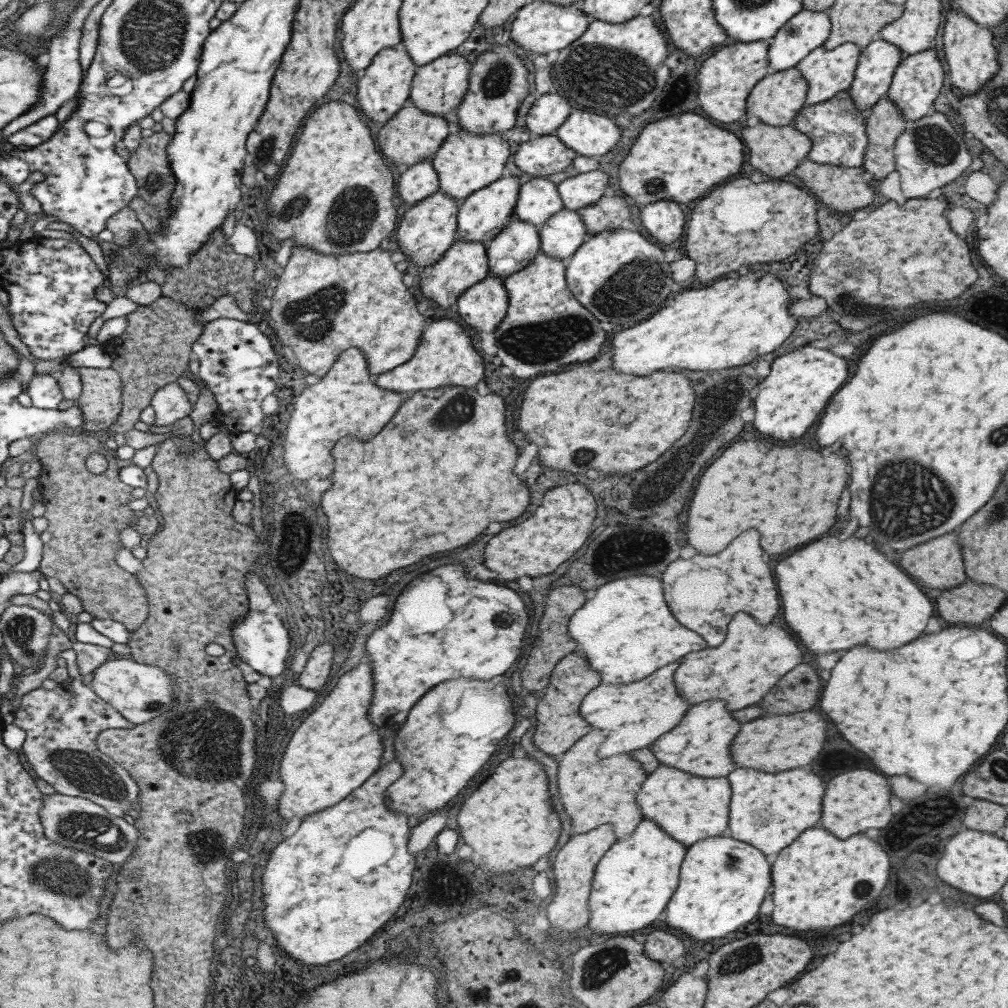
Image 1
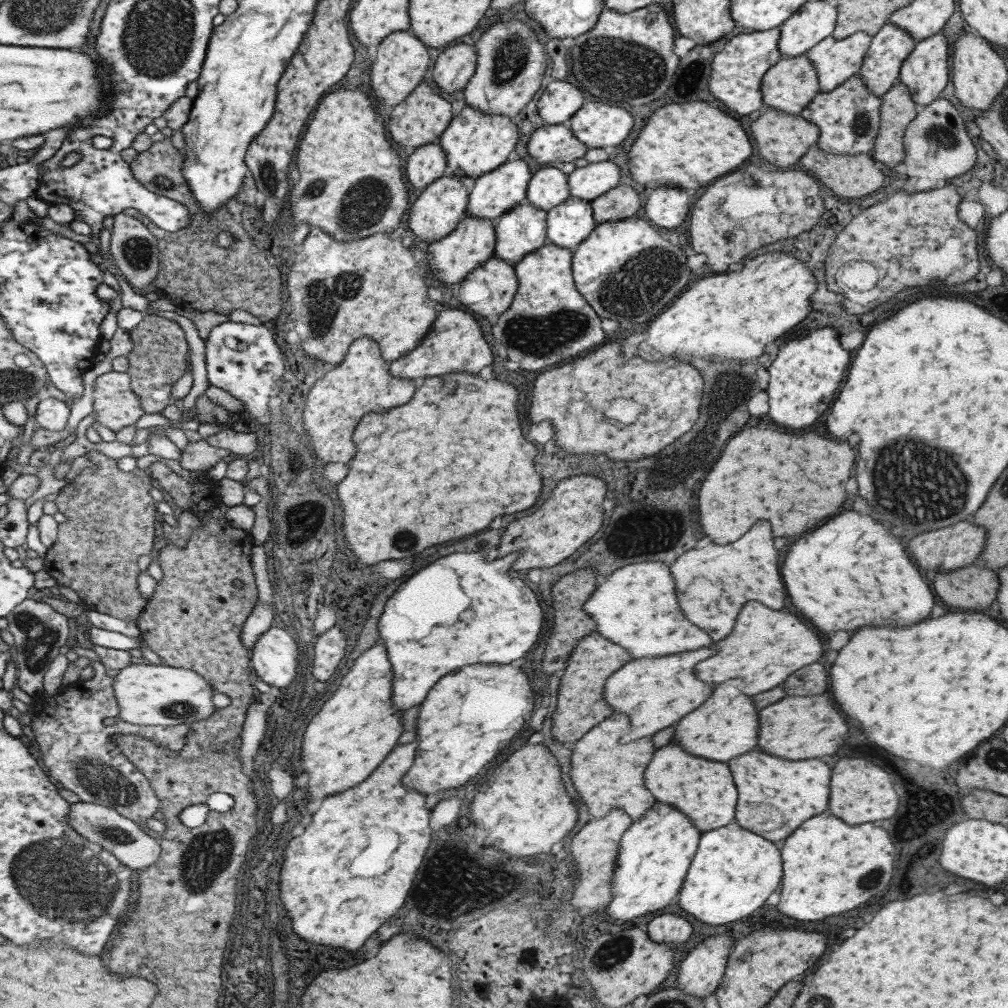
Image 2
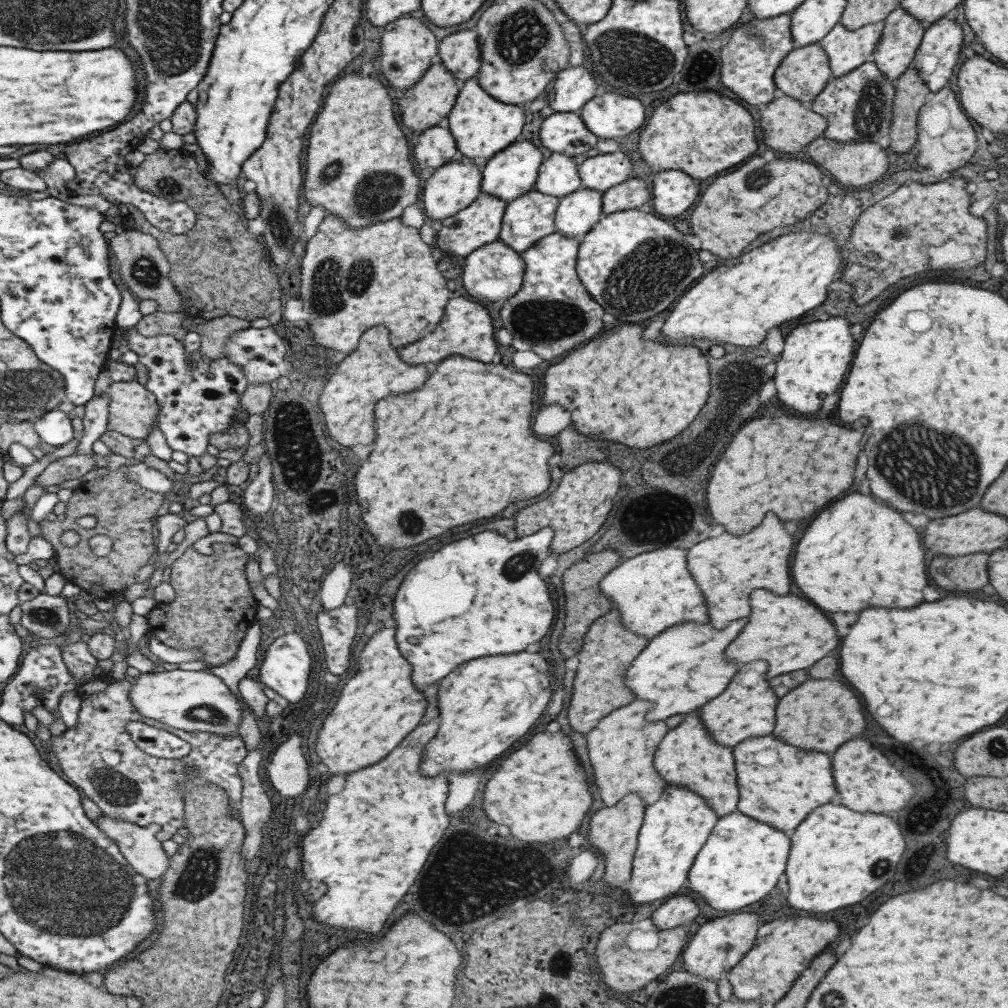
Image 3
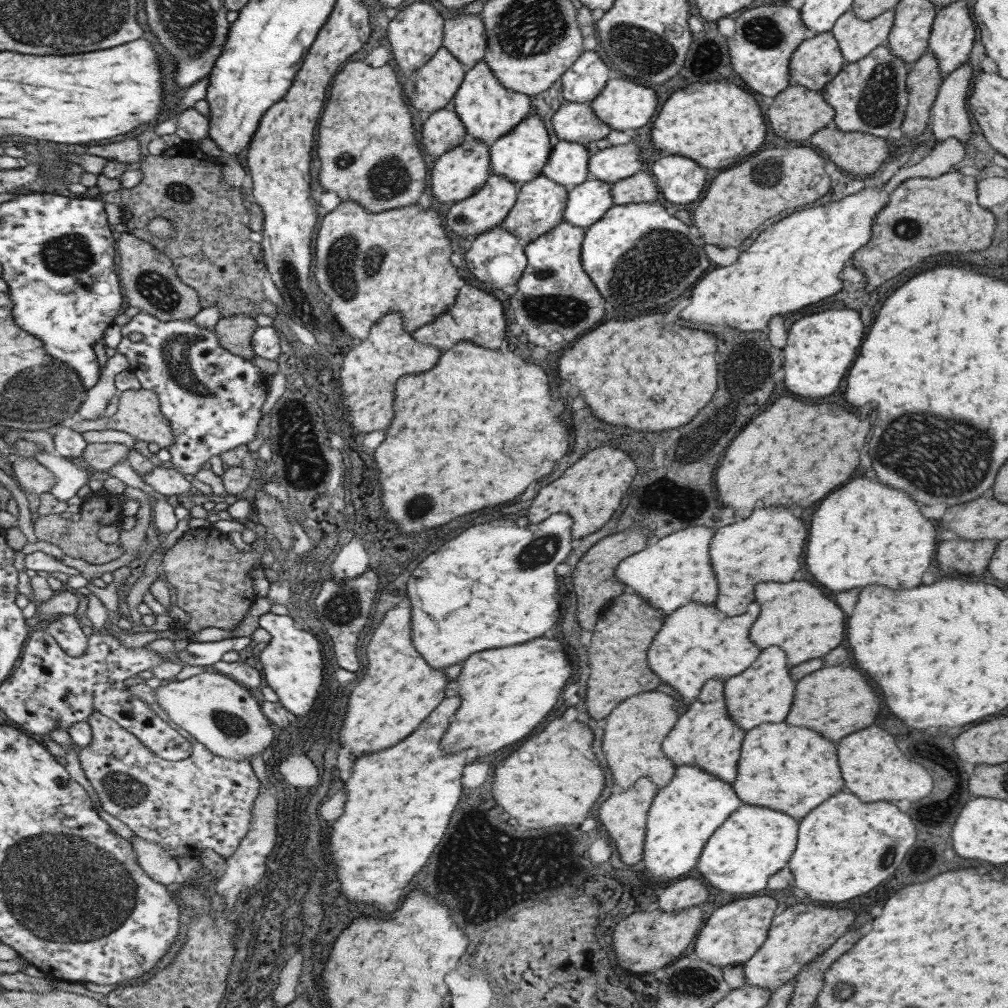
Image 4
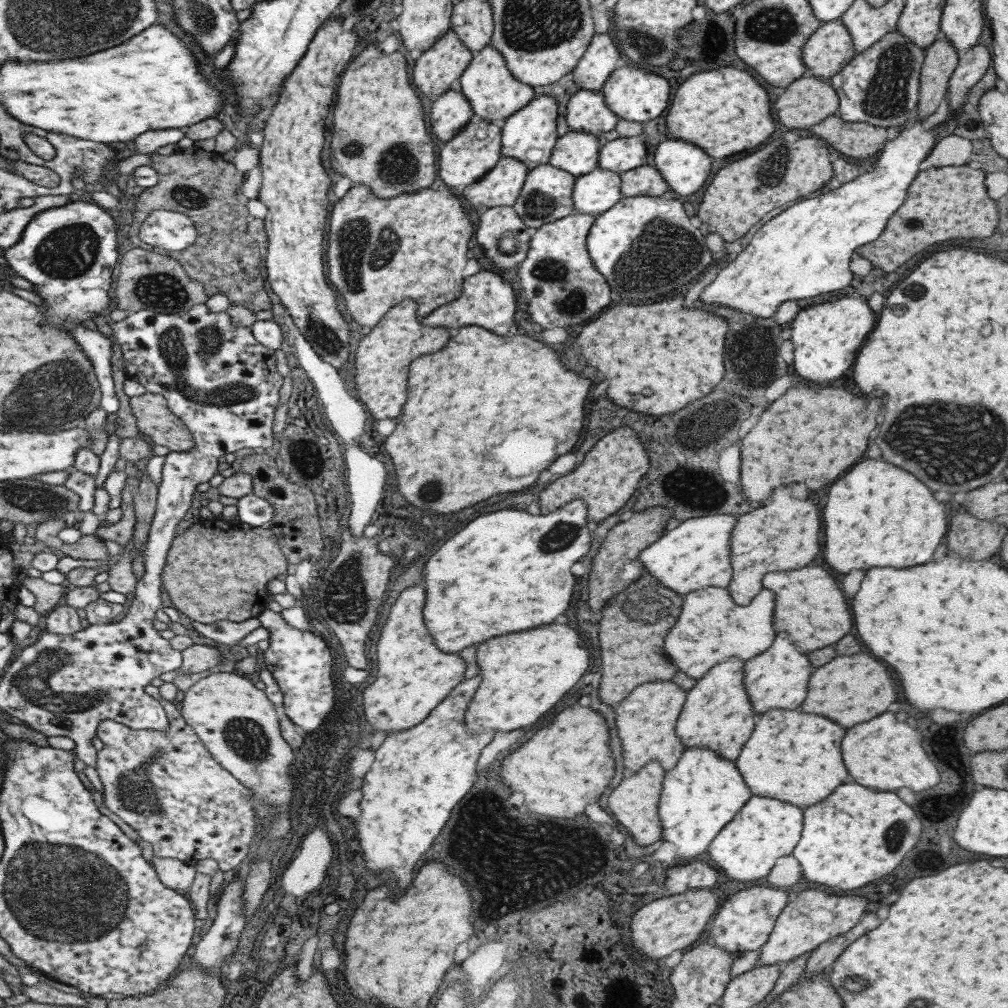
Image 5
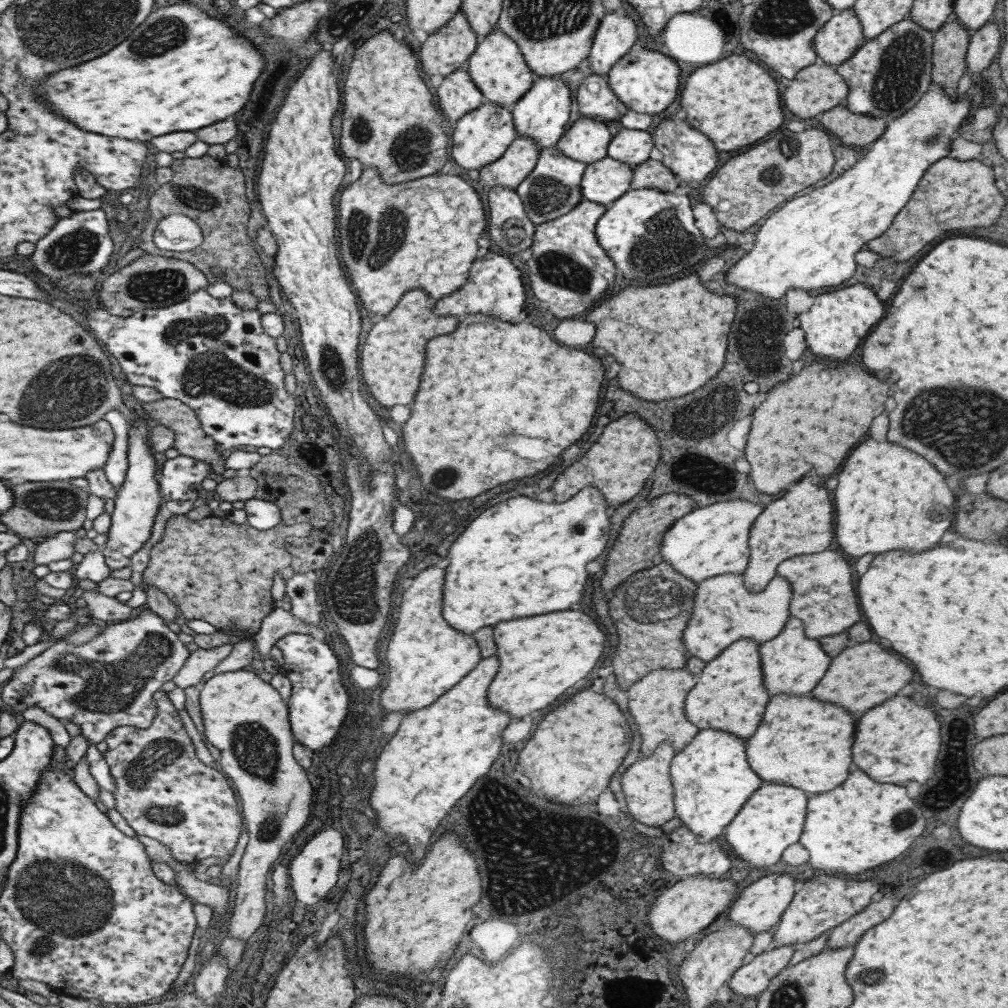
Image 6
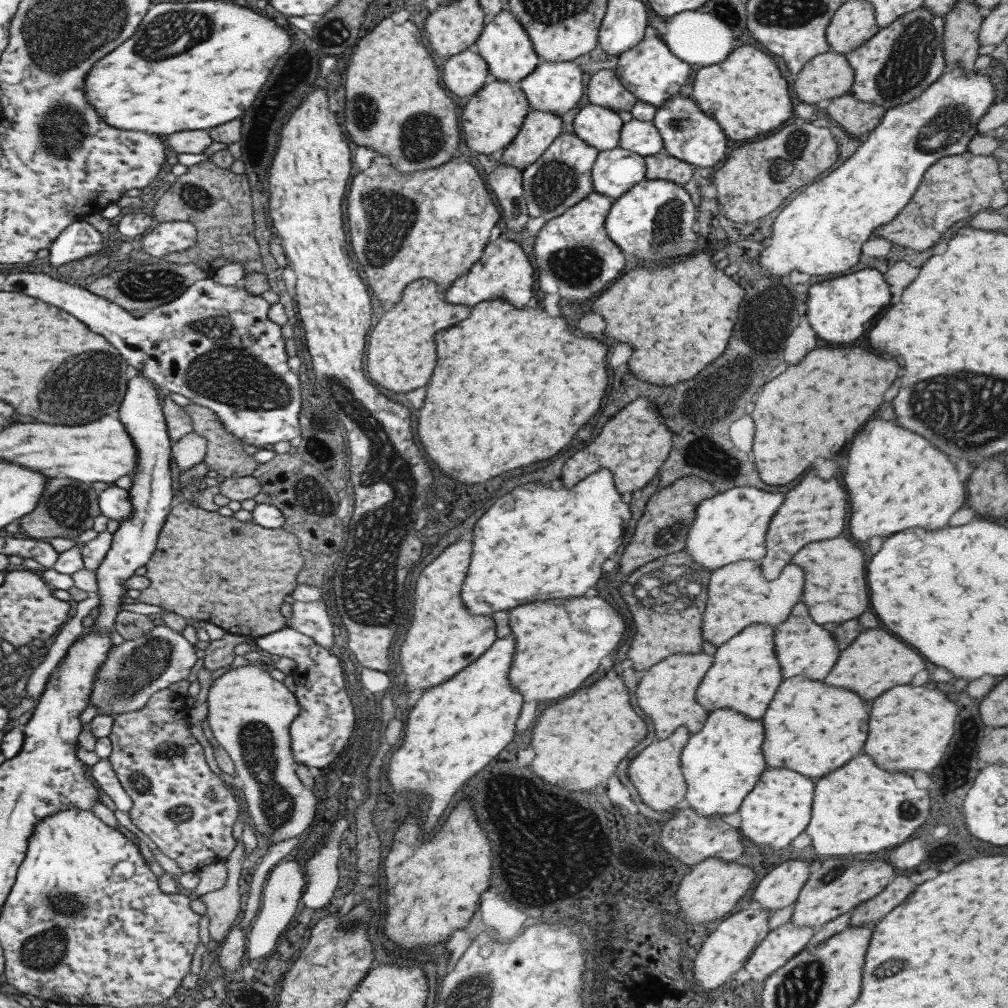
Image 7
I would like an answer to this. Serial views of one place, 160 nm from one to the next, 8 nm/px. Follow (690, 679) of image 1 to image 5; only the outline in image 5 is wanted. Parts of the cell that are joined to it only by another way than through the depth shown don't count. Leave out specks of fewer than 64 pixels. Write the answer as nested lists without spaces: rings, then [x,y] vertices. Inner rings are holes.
[[[805,566],[801,570],[789,570],[789,572],[771,572],[761,579],[762,588],[767,588],[775,596],[775,610],[773,610],[772,627],[775,633],[787,633],[790,641],[807,654],[812,650],[819,650],[823,646],[829,646],[843,638],[851,628],[851,616],[847,610],[847,604],[843,600],[841,590],[835,586],[835,578],[821,566]]]

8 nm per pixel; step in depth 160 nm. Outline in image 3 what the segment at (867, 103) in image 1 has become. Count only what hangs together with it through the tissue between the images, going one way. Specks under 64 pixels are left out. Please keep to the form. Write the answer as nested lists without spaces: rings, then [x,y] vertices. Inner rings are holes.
[[[902,7],[892,10],[883,22],[871,61],[883,76],[895,80],[913,61],[926,26]]]

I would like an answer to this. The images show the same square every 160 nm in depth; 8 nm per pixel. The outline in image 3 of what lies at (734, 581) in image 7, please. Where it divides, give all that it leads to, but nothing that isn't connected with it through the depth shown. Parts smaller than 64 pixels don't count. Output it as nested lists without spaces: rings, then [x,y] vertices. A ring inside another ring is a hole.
[[[738,618],[730,622],[725,628],[716,630],[708,622],[680,622],[671,628],[666,628],[659,636],[654,636],[651,642],[643,648],[643,652],[638,654],[626,668],[624,672],[624,682],[626,687],[634,694],[637,700],[647,700],[651,702],[651,710],[647,710],[644,718],[647,722],[657,722],[673,716],[673,714],[687,715],[696,708],[711,701],[725,690],[727,683],[731,680],[739,664],[728,662],[722,654],[727,645],[739,634],[747,618]]]

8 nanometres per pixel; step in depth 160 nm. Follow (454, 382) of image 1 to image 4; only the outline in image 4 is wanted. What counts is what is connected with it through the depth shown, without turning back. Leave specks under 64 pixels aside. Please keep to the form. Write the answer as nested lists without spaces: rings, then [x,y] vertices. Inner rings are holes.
[[[465,285],[458,291],[457,298],[449,310],[412,331],[411,337],[422,344],[434,346],[441,353],[460,340],[468,340],[485,349],[495,350],[503,342],[503,338],[509,336],[505,325],[501,303],[491,294]]]

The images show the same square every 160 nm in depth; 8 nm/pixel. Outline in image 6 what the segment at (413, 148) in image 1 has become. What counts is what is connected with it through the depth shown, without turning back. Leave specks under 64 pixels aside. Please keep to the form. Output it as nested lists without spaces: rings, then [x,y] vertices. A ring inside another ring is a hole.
[[[461,10],[439,30],[429,34],[420,44],[419,64],[435,82],[443,76],[463,67],[471,56],[479,38],[467,25],[467,19]]]

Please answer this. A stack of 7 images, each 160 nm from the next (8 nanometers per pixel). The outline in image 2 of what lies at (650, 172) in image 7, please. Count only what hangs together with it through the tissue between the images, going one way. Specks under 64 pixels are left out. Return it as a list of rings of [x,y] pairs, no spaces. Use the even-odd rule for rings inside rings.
[[[617,185],[590,201],[597,225],[634,216],[639,204],[638,190],[629,185]]]

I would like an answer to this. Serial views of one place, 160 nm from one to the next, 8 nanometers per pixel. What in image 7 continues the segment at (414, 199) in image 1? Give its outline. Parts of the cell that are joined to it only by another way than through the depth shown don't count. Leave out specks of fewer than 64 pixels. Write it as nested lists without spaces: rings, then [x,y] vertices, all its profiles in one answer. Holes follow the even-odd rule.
[[[468,46],[443,63],[441,82],[449,94],[465,100],[489,80],[487,67],[478,51],[473,46]]]

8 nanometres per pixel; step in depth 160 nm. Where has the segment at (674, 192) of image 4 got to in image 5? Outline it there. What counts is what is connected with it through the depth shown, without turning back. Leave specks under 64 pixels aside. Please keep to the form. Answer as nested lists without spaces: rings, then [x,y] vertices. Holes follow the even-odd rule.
[[[669,136],[657,145],[653,158],[655,170],[679,196],[689,196],[705,184],[713,160],[694,144]]]

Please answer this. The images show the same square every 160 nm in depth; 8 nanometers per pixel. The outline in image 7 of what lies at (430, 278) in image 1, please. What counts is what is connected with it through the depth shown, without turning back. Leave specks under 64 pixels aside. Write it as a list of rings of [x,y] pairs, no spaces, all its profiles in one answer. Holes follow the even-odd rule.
[[[530,110],[513,140],[501,150],[498,162],[523,170],[535,162],[560,133],[560,116],[543,110]]]

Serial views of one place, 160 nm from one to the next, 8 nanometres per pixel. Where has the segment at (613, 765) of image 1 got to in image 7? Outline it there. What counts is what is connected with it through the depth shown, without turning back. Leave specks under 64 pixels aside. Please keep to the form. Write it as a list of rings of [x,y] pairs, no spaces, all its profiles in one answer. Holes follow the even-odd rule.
[[[700,651],[693,654],[672,654],[640,673],[643,676],[635,688],[635,704],[651,720],[655,740],[667,738],[678,726],[686,726],[689,735],[700,730],[708,714],[695,701],[694,692],[712,660],[713,655],[705,655]]]

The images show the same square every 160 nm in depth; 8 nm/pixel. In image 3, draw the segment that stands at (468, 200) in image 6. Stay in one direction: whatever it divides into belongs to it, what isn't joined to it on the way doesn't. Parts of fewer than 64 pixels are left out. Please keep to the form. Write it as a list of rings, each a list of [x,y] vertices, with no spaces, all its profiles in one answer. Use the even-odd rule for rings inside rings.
[[[330,214],[321,220],[317,232],[309,238],[304,249],[298,300],[309,314],[306,327],[317,344],[343,354],[355,350],[358,338],[372,326],[384,326],[389,331],[390,345],[398,349],[418,341],[438,325],[447,301],[457,296],[446,289],[446,280],[433,260],[433,247],[420,240],[418,226],[404,226],[400,218],[351,229]]]

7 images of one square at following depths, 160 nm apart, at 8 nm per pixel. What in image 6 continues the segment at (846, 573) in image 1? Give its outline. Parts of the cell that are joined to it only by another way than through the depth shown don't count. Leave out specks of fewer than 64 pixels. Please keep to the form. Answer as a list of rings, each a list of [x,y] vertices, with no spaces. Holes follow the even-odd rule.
[[[867,438],[847,456],[841,472],[837,474],[837,484],[833,490],[835,544],[847,558],[881,554],[889,550],[905,550],[913,554],[929,550],[939,543],[943,532],[953,526],[955,500],[951,491],[950,486],[945,486],[945,478],[921,456],[899,448],[897,444]]]

